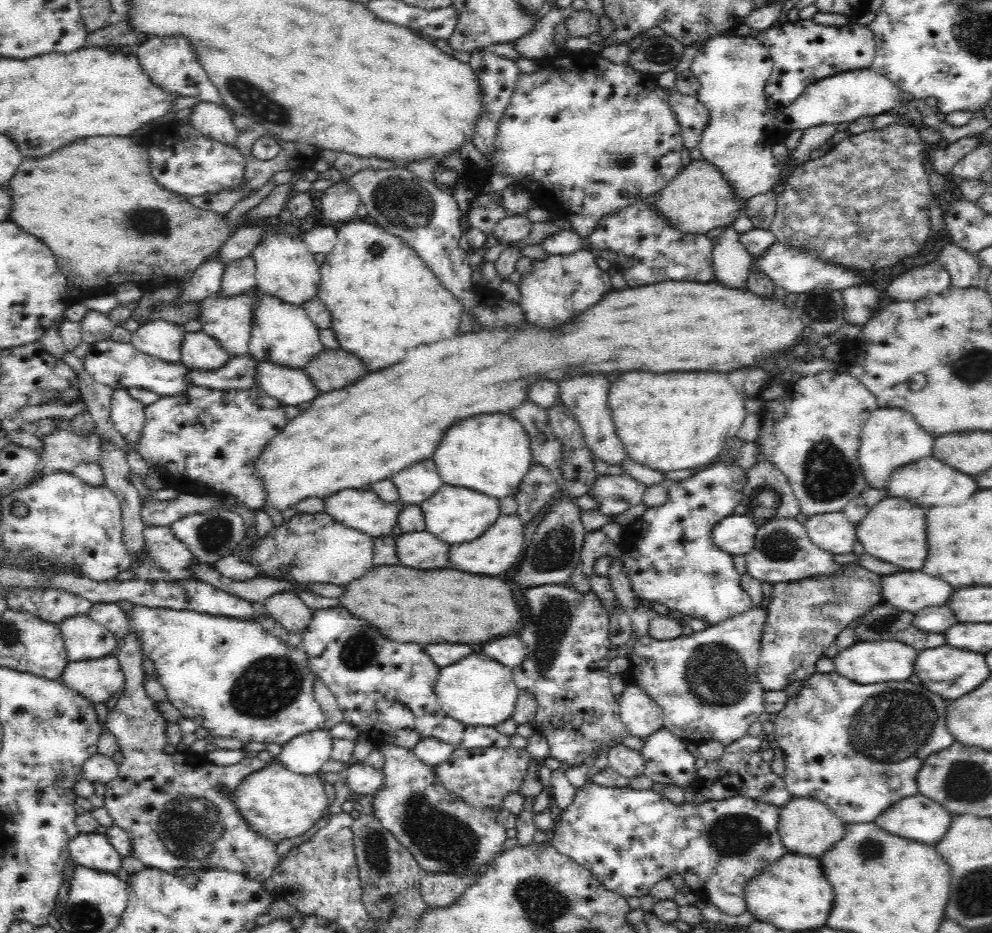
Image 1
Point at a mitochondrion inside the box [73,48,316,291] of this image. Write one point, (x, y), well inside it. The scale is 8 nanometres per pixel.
(259, 103)

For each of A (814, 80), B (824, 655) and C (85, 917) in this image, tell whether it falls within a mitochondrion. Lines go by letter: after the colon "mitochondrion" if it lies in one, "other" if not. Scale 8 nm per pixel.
A: other
B: other
C: mitochondrion

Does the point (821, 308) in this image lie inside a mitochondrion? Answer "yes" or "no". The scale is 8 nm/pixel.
yes

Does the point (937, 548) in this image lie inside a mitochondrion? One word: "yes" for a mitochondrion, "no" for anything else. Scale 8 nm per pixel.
no

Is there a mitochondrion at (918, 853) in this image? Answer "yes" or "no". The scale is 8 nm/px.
no

